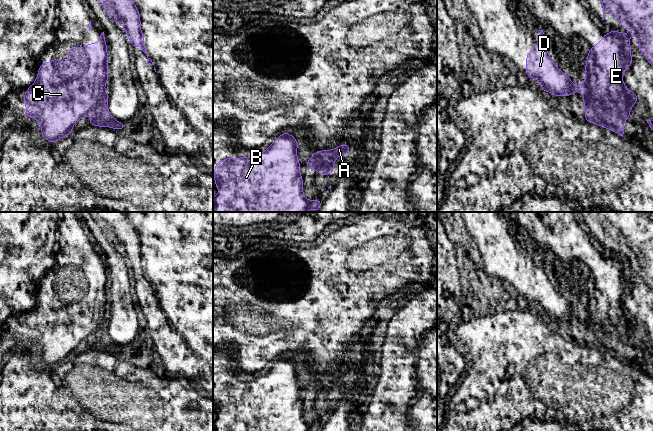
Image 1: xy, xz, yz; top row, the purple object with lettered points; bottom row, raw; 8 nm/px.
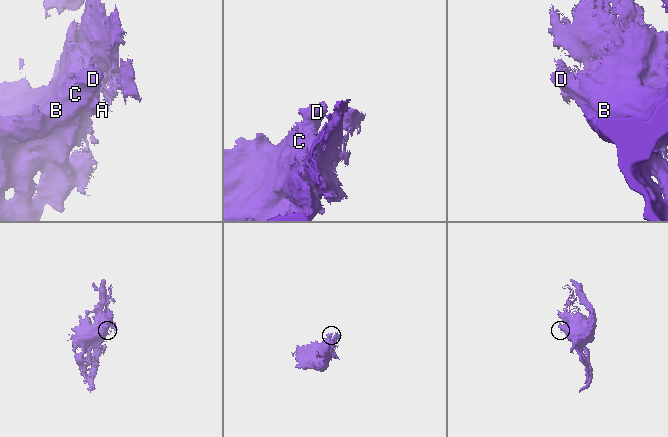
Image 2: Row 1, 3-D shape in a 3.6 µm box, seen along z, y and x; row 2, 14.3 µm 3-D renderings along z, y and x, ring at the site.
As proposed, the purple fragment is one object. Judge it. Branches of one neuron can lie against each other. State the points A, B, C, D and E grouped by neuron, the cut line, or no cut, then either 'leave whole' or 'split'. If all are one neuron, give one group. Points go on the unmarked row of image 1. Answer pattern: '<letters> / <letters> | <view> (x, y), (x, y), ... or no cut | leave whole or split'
A B C D E | no cut | leave whole

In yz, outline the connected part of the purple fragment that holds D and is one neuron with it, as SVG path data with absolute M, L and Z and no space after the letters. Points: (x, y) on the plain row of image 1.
M585 212L587 214L592 214L596 220L599 222L599 224L601 225L602 229L603 229L603 240L604 240L604 235L609 235L612 238L616 239L619 245L619 249L626 251L629 256L630 259L626 259L625 257L622 256L617 256L614 254L611 254L608 257L604 258L604 261L600 264L599 267L597 267L595 270L591 271L590 275L587 277L587 285L586 285L586 289L585 289L585 302L583 304L583 307L581 309L573 309L571 306L571 301L565 299L553 286L553 284L551 283L548 274L544 271L544 268L542 267L543 265L543 254L539 254L538 258L540 259L540 263L538 264L537 267L534 268L534 272L530 275L529 278L526 279L526 293L524 294L525 298L529 301L529 302L535 302L542 314L544 316L550 316L554 321L556 320L570 320L578 315L583 319L583 327L584 327L584 337L585 337L585 345L588 347L594 347L602 352L607 352L609 354L611 354L614 357L618 357L620 360L623 361L624 358L624 346L630 342L630 334L632 332L633 329L635 329L635 327L637 326L637 324L639 323L639 320L634 318L631 314L629 314L627 312L627 310L623 307L623 299L625 297L625 294L628 290L631 290L633 288L633 282L631 281L631 270L630 270L630 261L631 260L638 260L638 265L639 265L639 275L646 281L646 283L648 284L648 286L652 289L653 291L653 212Z

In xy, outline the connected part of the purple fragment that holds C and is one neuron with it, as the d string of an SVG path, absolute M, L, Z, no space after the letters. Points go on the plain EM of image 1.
M101 257L97 267L89 267L83 271L69 271L67 286L61 286L59 282L53 282L51 286L41 288L36 304L26 314L23 321L27 333L25 342L36 342L41 349L42 361L51 368L71 358L73 350L89 338L93 340L89 342L89 350L125 354L126 350L114 343L108 334L109 317L105 315L106 307L108 307L108 276L104 257Z

